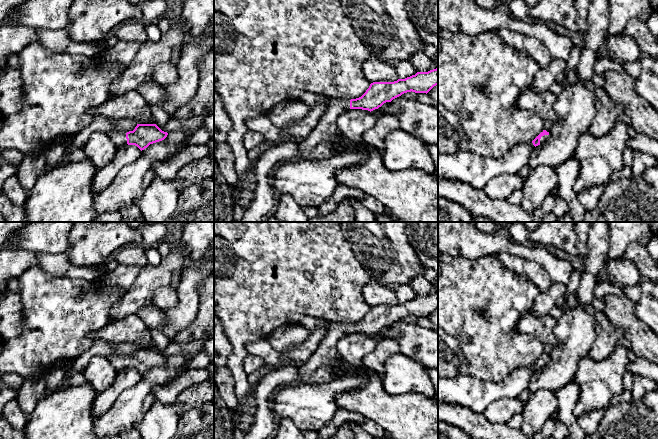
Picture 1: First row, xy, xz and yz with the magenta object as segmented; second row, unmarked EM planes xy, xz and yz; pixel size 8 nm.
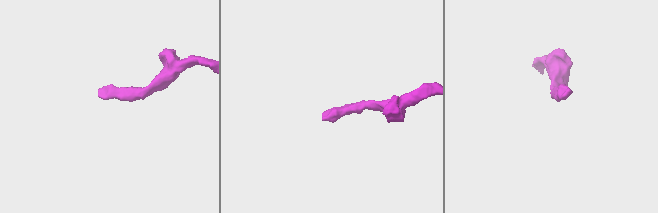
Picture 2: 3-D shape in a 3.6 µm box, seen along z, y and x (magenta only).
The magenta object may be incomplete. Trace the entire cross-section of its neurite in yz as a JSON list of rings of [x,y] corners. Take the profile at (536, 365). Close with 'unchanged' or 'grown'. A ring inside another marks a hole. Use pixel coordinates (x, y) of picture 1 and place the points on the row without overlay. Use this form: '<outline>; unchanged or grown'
[[[542,354],[541,357],[532,365],[533,369],[536,371],[543,368],[549,362],[549,355]]]; grown

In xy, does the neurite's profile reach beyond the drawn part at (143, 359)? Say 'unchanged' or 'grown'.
grown

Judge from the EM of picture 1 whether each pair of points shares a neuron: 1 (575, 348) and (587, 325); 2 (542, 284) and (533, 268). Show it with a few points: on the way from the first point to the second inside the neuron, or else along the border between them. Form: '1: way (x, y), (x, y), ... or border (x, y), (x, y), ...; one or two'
1: way (575, 342), (575, 337), (581, 331); one
2: way (542, 280), (535, 272); one

